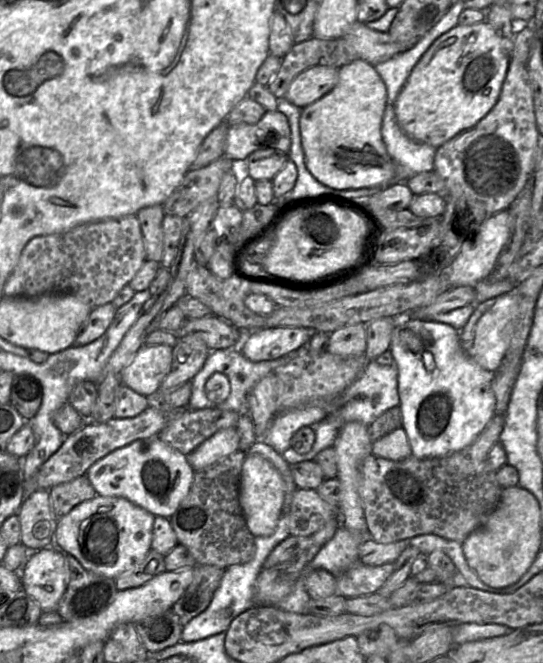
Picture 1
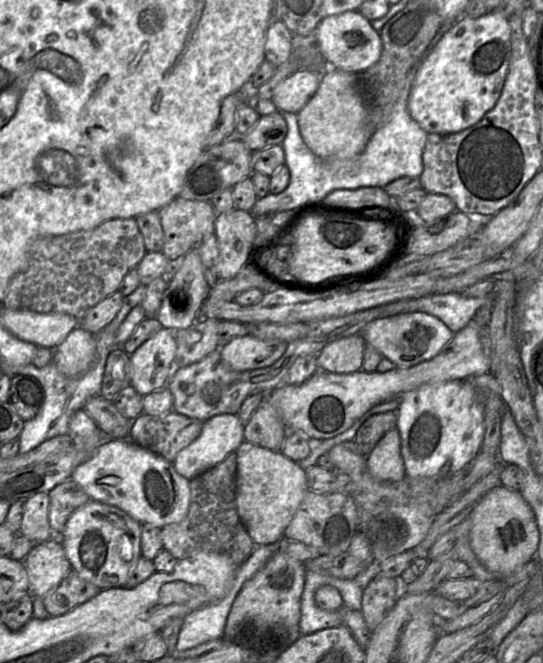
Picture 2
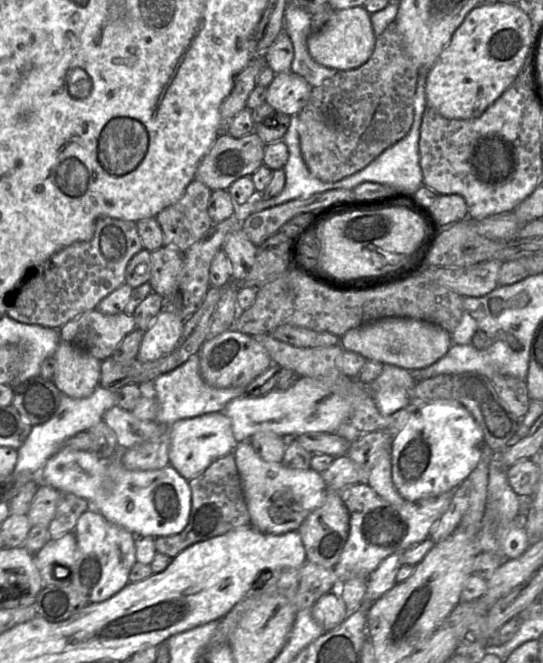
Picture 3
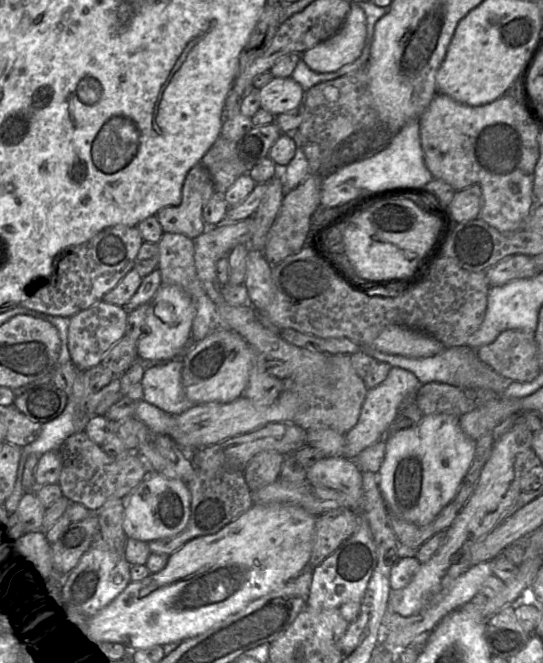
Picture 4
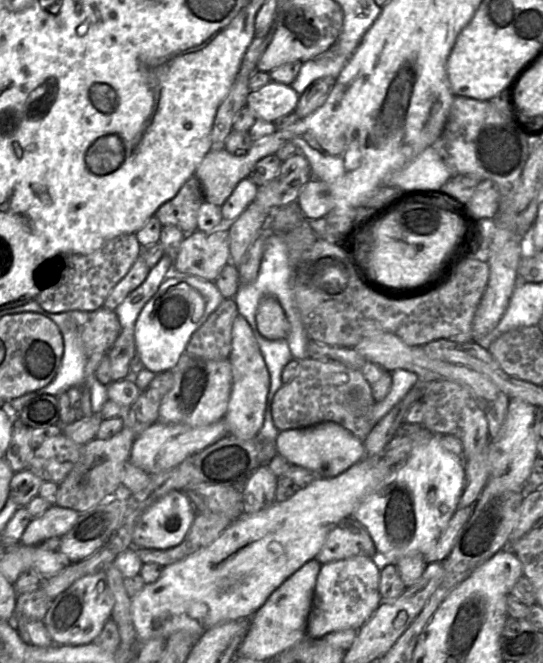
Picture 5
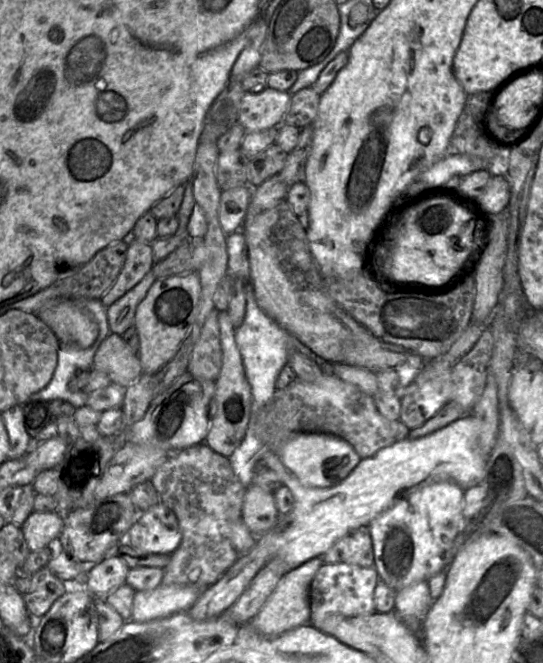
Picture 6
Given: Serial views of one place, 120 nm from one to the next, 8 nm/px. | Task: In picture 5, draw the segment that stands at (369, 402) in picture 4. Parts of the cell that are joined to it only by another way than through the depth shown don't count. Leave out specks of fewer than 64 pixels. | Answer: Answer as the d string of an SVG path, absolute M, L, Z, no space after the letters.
M396 369L391 373L392 384L387 396L375 402L372 410L372 425L375 426L419 380L416 373L406 369Z

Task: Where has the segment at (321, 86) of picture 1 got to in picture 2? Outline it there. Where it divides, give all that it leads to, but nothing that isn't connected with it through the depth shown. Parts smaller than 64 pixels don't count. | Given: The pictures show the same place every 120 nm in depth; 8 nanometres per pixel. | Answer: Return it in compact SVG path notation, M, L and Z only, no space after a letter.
M301 69L282 80L271 98L277 111L298 113L315 94L321 82L316 70Z

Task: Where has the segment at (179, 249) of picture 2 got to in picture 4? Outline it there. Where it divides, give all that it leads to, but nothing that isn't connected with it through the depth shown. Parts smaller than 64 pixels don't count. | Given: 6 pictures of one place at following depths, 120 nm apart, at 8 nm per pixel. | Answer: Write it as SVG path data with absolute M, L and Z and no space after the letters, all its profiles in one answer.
M202 163L187 173L182 186L182 200L177 206L167 206L155 215L164 232L183 234L195 239L207 228L203 208L215 193L212 177Z

